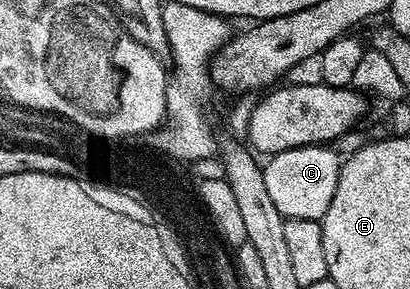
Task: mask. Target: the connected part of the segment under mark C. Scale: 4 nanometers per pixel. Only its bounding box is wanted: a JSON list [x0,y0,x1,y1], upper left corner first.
[262,144,342,222]

